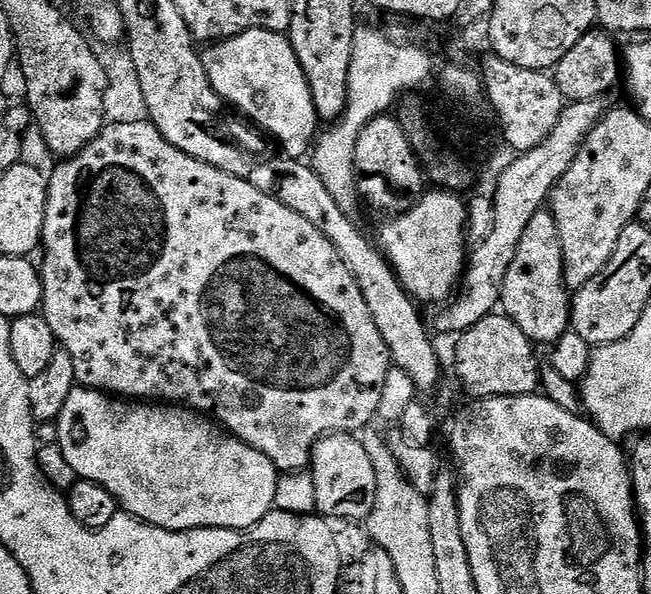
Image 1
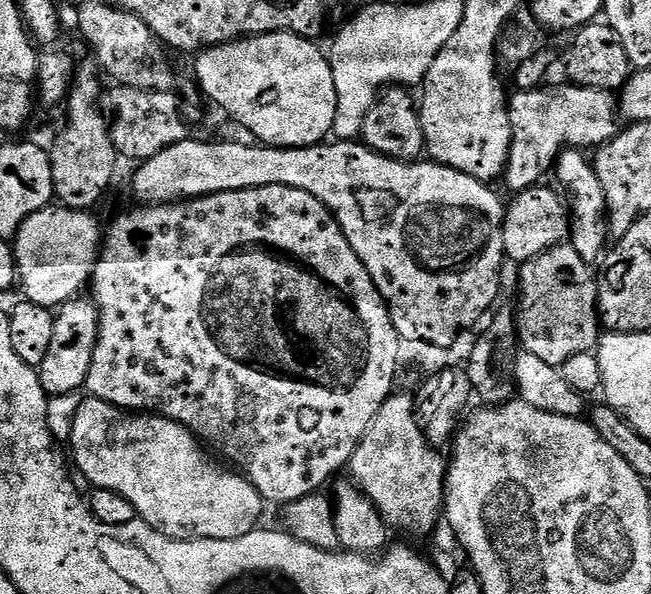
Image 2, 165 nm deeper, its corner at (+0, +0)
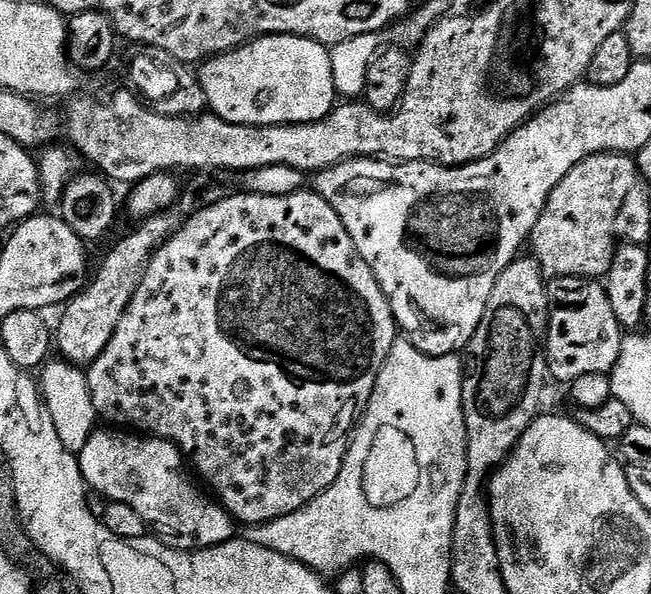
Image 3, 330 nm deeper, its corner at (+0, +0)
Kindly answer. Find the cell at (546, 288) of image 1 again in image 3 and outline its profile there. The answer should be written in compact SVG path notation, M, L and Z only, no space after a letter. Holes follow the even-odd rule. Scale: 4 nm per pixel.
M557 276L547 281L548 286L548 354L549 377L564 386L571 386L582 374L608 374L620 357L624 341L622 329L610 306L605 285L583 276Z

